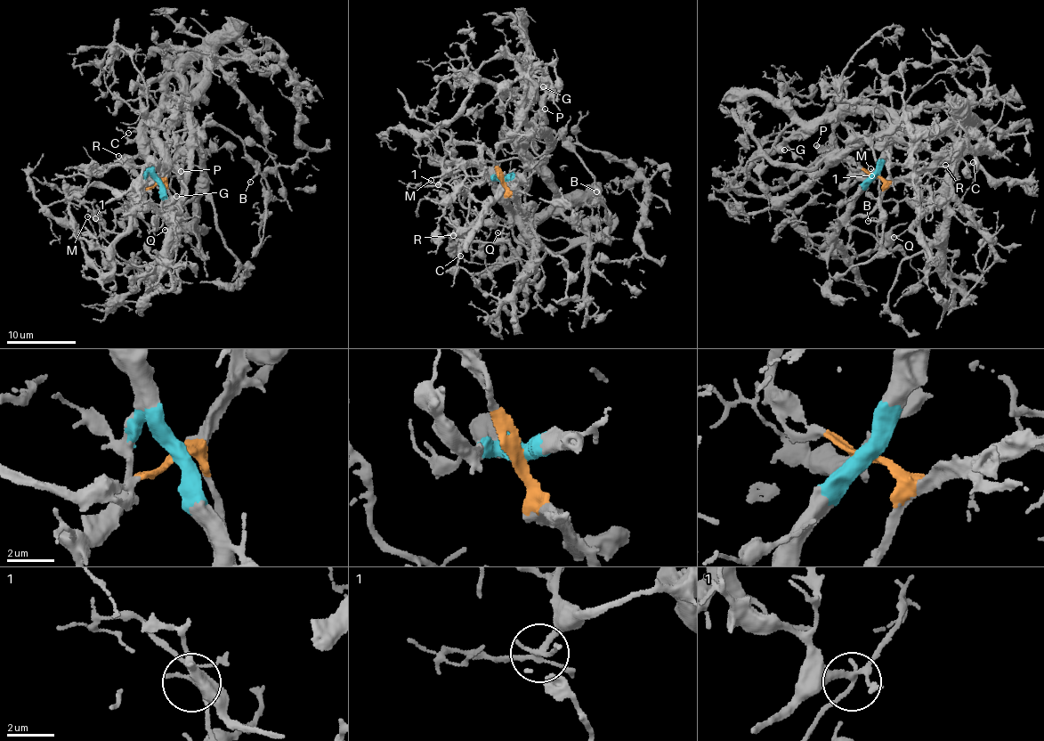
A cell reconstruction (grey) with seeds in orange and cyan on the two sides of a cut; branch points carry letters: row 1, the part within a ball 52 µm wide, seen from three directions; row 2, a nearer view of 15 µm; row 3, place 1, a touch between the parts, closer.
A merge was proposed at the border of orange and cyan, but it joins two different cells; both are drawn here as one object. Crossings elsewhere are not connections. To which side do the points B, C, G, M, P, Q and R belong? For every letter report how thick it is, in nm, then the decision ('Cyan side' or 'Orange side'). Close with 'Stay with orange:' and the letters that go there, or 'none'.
B: Thickness 100 nm. Cyan side
C: Thickness 110 nm. Cyan side
G: Thickness 550 nm. Cyan side
M: Thickness 140 nm. Orange side
P: Thickness 320 nm. Orange side
Q: Thickness 150 nm. Cyan side
R: Thickness 160 nm. Cyan side
Stay with orange: M, P

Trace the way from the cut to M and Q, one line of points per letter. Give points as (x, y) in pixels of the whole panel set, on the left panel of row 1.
M: (157, 183), (165, 186), (172, 210), (166, 244), (152, 261), (131, 264), (118, 256), (96, 218), (87, 215)
Q: (157, 183), (146, 135), (174, 77), (196, 134), (200, 175), (199, 191), (174, 210), (164, 230)

